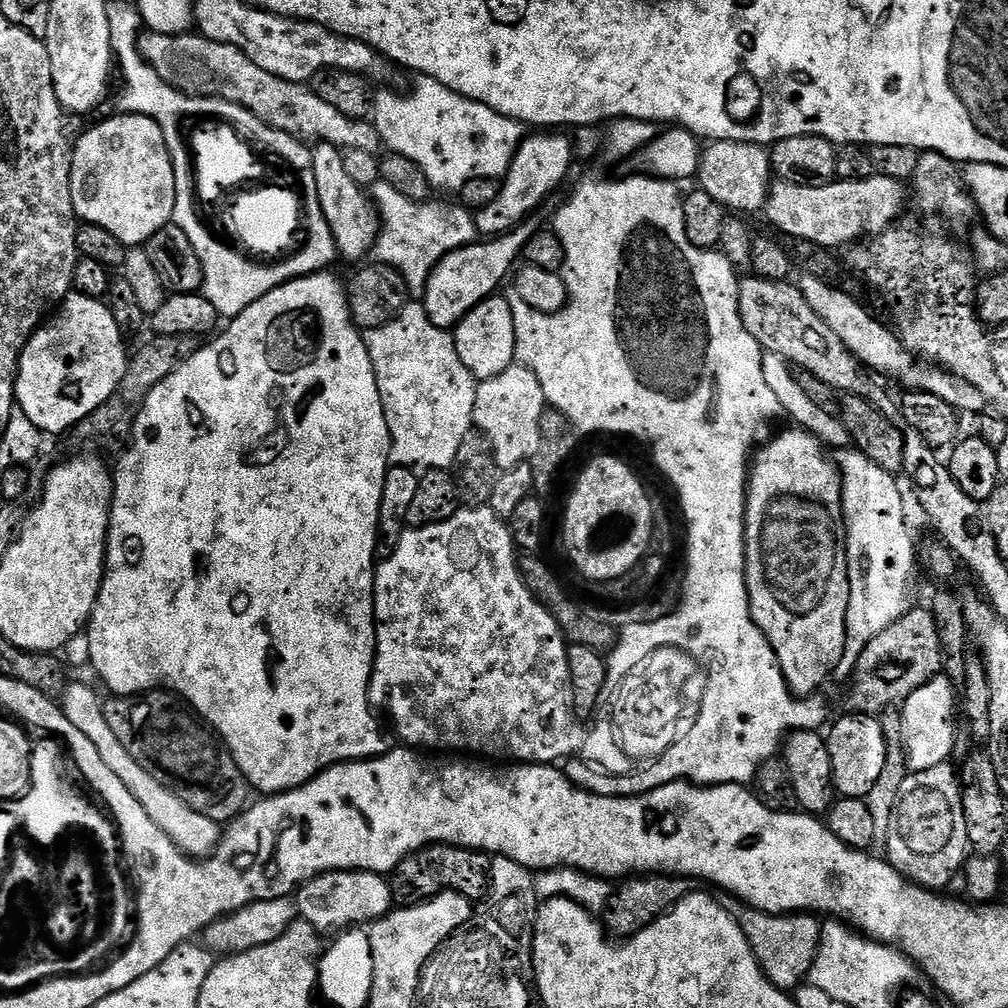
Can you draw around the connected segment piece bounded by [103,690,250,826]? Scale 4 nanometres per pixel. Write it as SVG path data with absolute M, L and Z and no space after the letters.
M149 690L135 696L112 694L103 701L103 706L106 722L110 722L118 742L162 786L178 794L190 810L198 810L215 824L224 826L249 807L250 785L238 762L234 762L223 740L181 697L168 690Z

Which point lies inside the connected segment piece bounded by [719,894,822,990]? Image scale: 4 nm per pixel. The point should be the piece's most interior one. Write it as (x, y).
(785, 945)

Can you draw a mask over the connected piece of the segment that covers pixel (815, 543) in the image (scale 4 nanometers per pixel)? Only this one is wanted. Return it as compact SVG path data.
M792 426L789 429L789 432L777 431L755 453L754 463L750 468L748 509L744 511L744 577L748 587L752 621L764 631L764 637L770 642L782 674L788 683L788 689L791 690L793 696L803 698L817 695L821 691L820 687L826 682L829 683L832 671L835 670L839 659L842 658L843 647L846 643L846 610L850 606L848 539L844 529L844 478L836 466L835 459L830 455L829 449L821 444L820 439L816 436L811 436L799 426Z

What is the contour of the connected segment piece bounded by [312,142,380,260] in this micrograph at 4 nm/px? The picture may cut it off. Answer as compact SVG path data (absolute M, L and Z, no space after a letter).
M317 143L312 148L314 178L318 182L322 212L332 230L332 236L336 239L339 255L348 260L360 260L376 247L376 240L380 237L380 213L373 197L346 174L343 156L343 151L332 144Z

